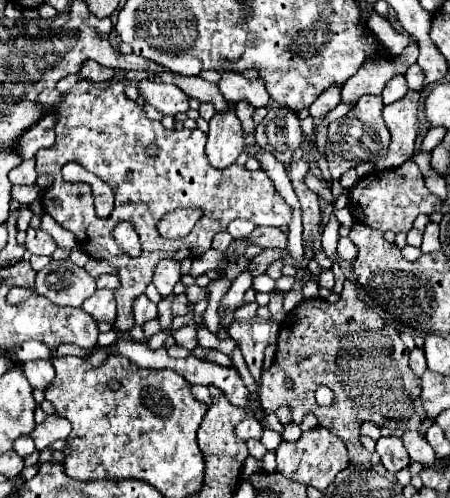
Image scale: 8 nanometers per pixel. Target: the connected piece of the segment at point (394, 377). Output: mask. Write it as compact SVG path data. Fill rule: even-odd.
M345 280L343 290L338 303L328 303L322 299L306 299L302 301L294 311L288 313L288 317L282 321L282 329L278 335L278 351L272 367L262 373L260 381L260 405L266 409L266 413L276 413L278 407L290 405L292 417L296 425L302 423L302 419L308 413L314 413L322 427L336 433L348 447L350 461L352 463L378 463L380 457L376 453L366 451L358 439L360 439L360 425L364 421L370 421L378 427L388 429L418 429L420 423L426 419L420 399L422 387L420 379L414 375L414 371L408 367L408 353L410 349L404 347L398 331L382 317L378 311L368 303L368 295L359 291L355 282ZM292 379L294 389L286 389L284 381ZM318 385L326 385L334 393L334 403L328 407L320 407L314 399L314 391Z

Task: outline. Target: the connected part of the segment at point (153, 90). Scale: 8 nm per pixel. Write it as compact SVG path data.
M140 81L138 85L146 101L164 115L176 115L188 111L188 97L186 93L182 93L182 89L156 81Z

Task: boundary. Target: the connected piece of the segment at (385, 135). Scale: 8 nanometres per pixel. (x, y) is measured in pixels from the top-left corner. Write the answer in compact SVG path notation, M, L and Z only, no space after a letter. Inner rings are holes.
M364 95L358 99L358 103L352 107L348 115L342 119L336 119L328 127L328 143L326 143L326 161L330 175L334 179L334 189L340 191L340 177L344 171L354 169L358 163L372 161L376 163L380 157L386 155L386 149L390 145L390 131L382 119L382 97Z

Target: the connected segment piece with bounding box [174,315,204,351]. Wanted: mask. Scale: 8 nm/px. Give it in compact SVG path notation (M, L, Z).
M194 315L194 321L188 323L188 325L182 325L180 329L174 331L174 339L176 339L176 345L180 347L186 347L188 351L192 351L196 345L198 345L198 335L196 335L196 329L204 325L204 317L202 315Z

